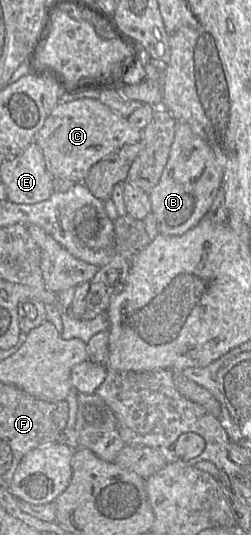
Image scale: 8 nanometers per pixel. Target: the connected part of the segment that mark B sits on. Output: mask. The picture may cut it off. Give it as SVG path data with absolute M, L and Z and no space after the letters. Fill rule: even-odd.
M176 121L175 136L169 158L157 185L149 193L151 213L155 216L160 234L180 236L195 227L208 212L222 186L223 169L218 163L212 148L184 121Z

